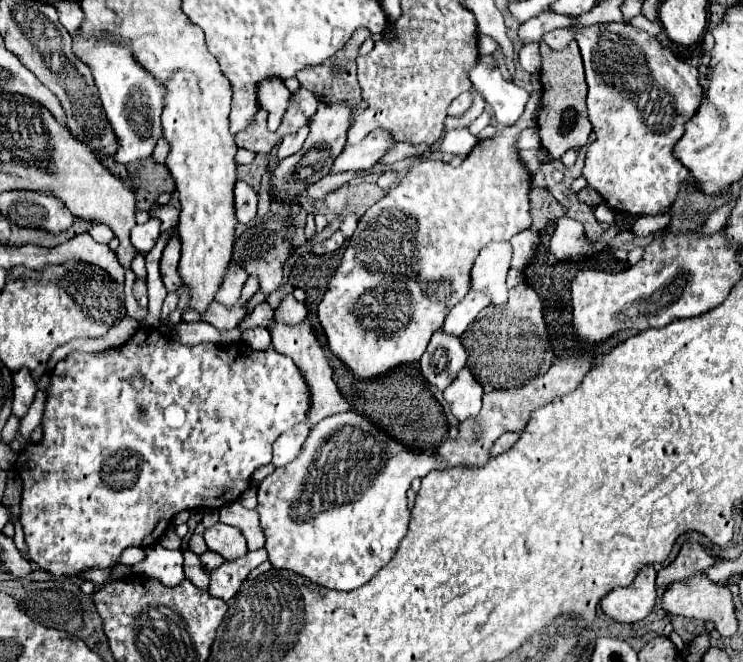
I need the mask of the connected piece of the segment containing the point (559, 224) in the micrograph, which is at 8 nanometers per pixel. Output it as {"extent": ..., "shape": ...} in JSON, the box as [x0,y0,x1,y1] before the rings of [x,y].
{"extent":[549,219,595,261],"shape":[[[557,219],[549,251],[557,259],[579,261],[579,259],[589,257],[589,255],[595,253],[595,249],[591,249],[587,245],[587,241],[583,241],[583,239],[585,239],[585,231],[583,231],[583,225],[579,221]]]}

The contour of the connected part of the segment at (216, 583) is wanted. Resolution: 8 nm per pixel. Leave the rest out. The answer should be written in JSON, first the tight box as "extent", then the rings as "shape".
{"extent":[207,549,267,601],"shape":[[[257,549],[257,551],[247,551],[243,557],[235,561],[225,561],[221,567],[209,571],[209,587],[207,587],[209,595],[229,601],[239,591],[249,571],[259,567],[263,561],[267,561],[267,551]]]}

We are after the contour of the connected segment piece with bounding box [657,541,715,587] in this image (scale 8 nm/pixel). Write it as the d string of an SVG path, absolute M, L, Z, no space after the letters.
M685 541L673 563L657 571L657 587L669 587L675 581L683 581L693 573L701 573L715 563L703 545L697 541Z

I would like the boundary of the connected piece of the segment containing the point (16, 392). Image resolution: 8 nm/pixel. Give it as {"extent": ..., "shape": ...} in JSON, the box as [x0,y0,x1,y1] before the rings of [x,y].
{"extent":[13,369,37,417],"shape":[[[27,369],[13,373],[13,413],[17,417],[23,417],[33,401],[33,395],[37,393],[37,385],[31,379]]]}

